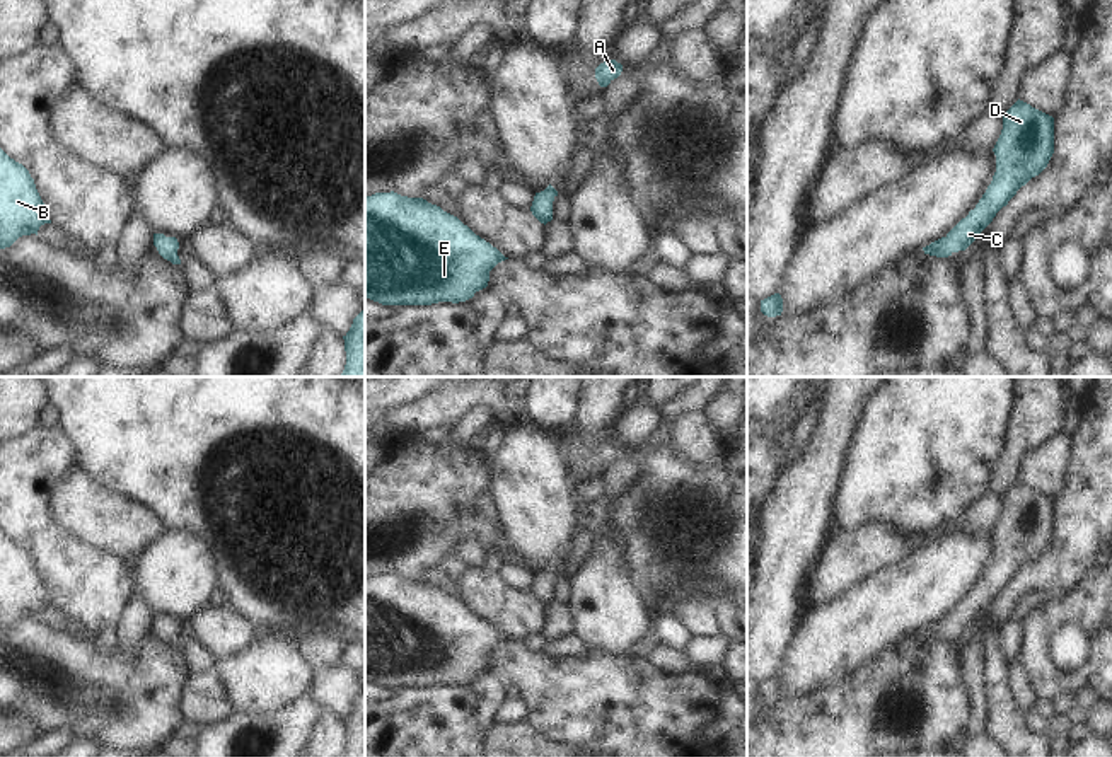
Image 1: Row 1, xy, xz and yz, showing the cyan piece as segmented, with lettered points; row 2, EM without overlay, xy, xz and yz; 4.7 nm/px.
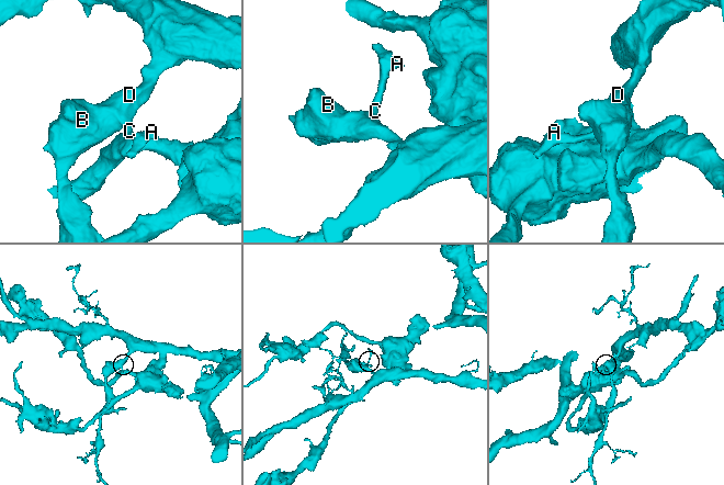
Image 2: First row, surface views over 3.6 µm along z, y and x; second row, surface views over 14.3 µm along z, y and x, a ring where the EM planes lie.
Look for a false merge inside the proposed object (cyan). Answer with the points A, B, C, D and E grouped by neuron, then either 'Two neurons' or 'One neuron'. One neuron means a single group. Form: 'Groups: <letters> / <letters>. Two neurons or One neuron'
Groups: A B C D E. One neuron

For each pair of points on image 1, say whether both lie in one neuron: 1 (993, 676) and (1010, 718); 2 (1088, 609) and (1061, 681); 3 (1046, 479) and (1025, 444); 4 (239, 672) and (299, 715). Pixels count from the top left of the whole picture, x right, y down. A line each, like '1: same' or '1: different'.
1: same
2: same
3: different
4: different

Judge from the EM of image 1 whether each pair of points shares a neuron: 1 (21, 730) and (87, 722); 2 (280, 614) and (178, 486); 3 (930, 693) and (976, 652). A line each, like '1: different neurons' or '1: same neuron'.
1: different neurons
2: same neuron
3: different neurons

